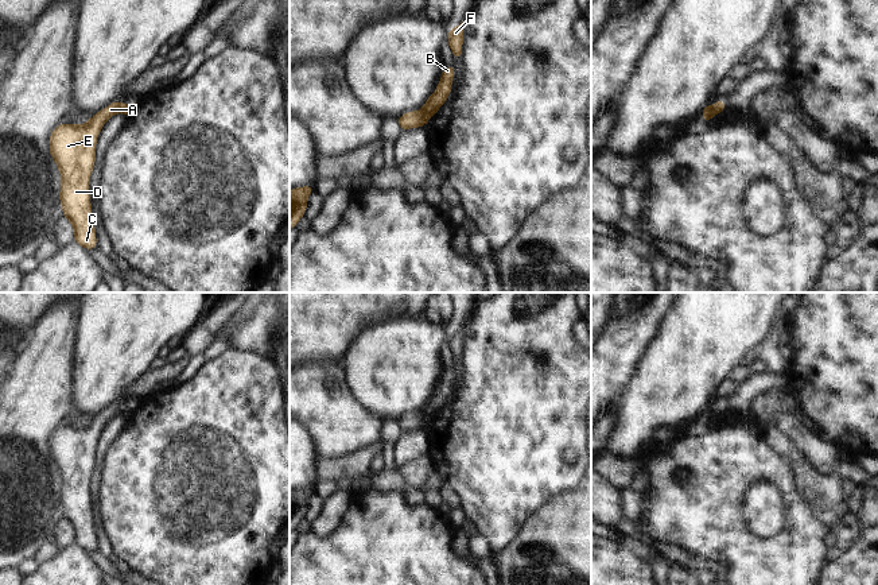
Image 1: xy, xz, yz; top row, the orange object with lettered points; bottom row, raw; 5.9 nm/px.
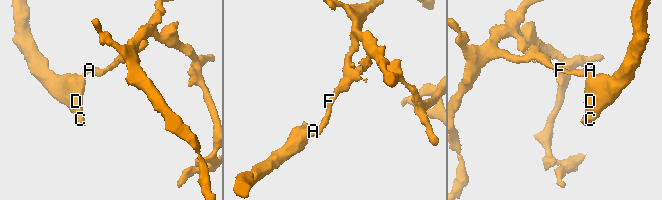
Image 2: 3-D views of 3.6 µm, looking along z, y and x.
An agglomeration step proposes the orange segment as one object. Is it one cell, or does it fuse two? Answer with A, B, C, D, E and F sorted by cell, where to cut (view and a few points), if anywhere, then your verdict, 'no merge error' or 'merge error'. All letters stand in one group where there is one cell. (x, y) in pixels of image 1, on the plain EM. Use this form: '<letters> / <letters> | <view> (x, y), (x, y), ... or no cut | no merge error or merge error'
A C D E / B F | xz (423, 413), (428, 419) | merge error

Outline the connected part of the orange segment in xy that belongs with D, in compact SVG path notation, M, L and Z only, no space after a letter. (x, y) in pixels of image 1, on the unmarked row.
M119 402L100 412L83 427L58 426L50 437L50 456L59 469L59 501L65 519L74 527L74 543L97 550L88 485L96 464L96 441L104 425L125 410Z

